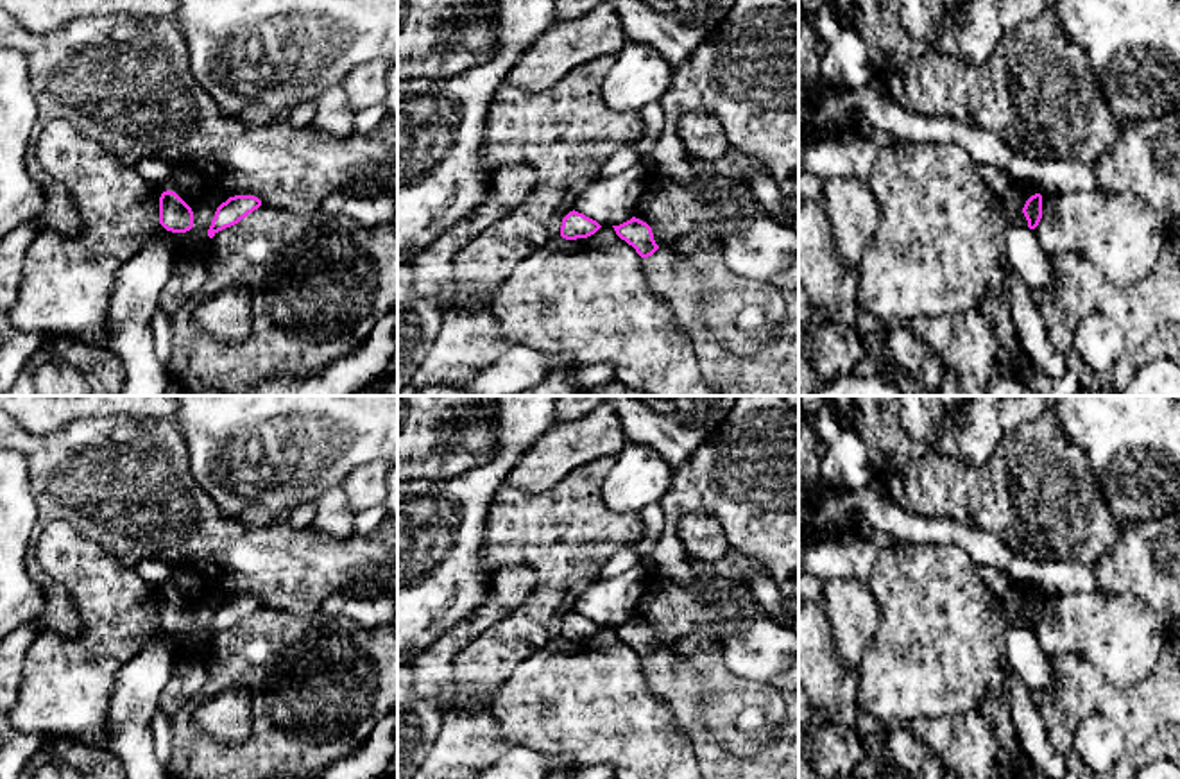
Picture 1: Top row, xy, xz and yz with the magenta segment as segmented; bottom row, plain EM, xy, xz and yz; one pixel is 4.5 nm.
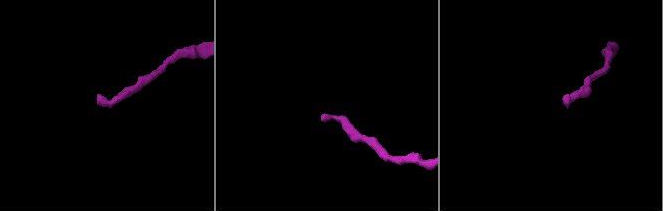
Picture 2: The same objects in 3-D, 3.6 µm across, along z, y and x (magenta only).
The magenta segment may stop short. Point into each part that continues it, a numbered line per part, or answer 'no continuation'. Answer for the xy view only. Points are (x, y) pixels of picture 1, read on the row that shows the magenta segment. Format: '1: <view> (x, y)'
no continuation

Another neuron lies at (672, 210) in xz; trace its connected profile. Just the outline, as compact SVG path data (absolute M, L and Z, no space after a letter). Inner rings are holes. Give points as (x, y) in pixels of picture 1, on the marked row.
M731 149L714 161L697 159L688 152L686 156L697 175L736 181L741 184L741 193L732 199L711 199L664 175L648 174L646 190L636 204L634 217L652 227L659 247L673 247L677 240L704 231L723 244L727 222L745 218L748 227L756 217L757 199L748 184L748 172L768 172L768 168L759 158L738 149Z

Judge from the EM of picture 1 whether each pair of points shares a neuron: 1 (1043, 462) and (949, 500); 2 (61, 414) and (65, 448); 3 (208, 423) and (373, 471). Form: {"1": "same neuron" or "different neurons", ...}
{"1": "same neuron", "2": "different neurons", "3": "different neurons"}

